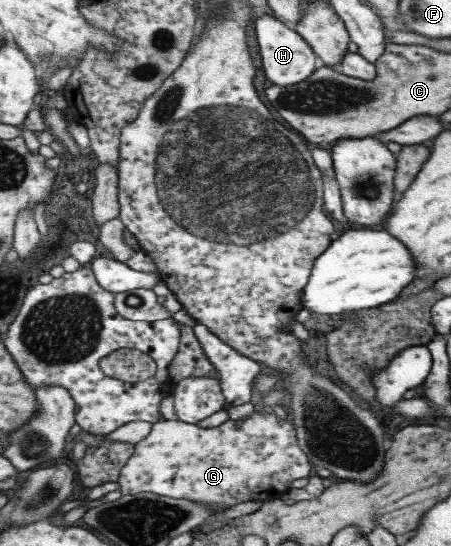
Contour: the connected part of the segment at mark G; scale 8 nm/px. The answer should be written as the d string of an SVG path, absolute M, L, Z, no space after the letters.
M264 409L239 420L226 418L226 422L217 427L197 427L196 424L162 418L152 426L145 439L134 445L134 453L120 471L118 483L123 495L149 492L207 503L215 505L215 508L217 505L229 508L248 500L266 501L282 497L292 488L294 480L307 478L313 473L314 467L297 442L294 425L288 419L281 420L272 411Z

